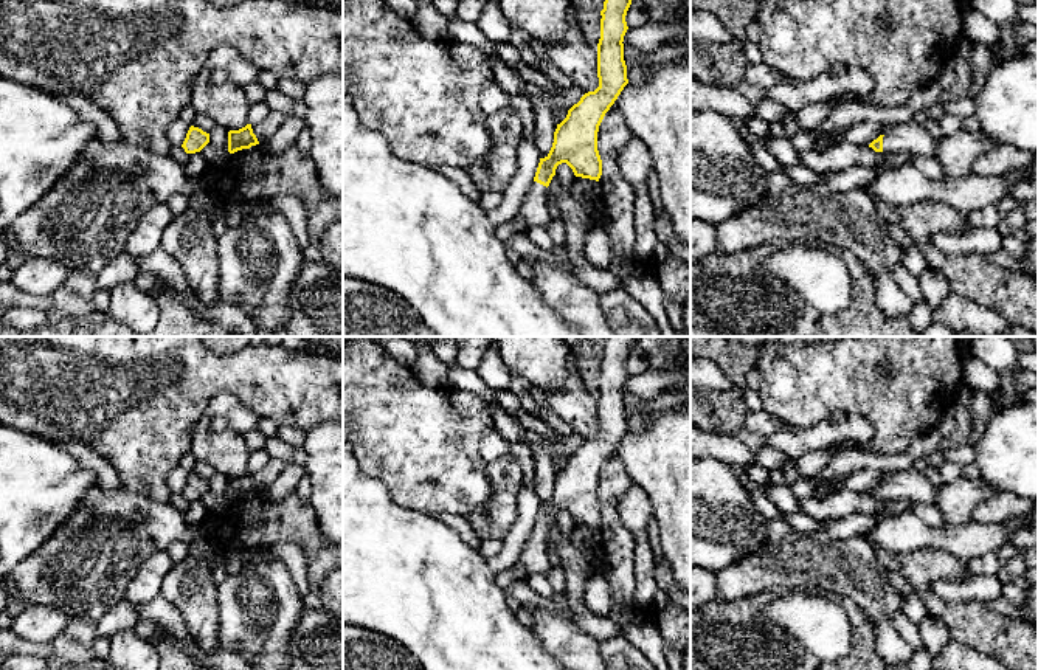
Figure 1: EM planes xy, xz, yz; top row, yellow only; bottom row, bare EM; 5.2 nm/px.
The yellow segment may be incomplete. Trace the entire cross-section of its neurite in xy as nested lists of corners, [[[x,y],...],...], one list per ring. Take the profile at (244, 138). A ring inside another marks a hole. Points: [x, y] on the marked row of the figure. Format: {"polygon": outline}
{"polygon": [[[251,124],[239,130],[228,132],[228,152],[234,154],[242,149],[250,149],[251,146],[259,144],[256,135],[253,133]]]}

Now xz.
{"polygon": [[[605,0],[600,11],[600,39],[597,43],[599,87],[585,93],[566,118],[557,124],[549,154],[540,158],[534,183],[528,189],[515,217],[497,226],[497,237],[507,243],[514,236],[526,234],[534,226],[548,225],[548,186],[559,164],[566,163],[576,177],[599,181],[602,160],[597,150],[599,126],[628,84],[624,60],[624,36],[628,29],[625,16],[631,0]]]}

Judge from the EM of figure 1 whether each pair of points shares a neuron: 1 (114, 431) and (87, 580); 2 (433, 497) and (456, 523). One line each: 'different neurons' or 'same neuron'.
1: different neurons
2: different neurons

